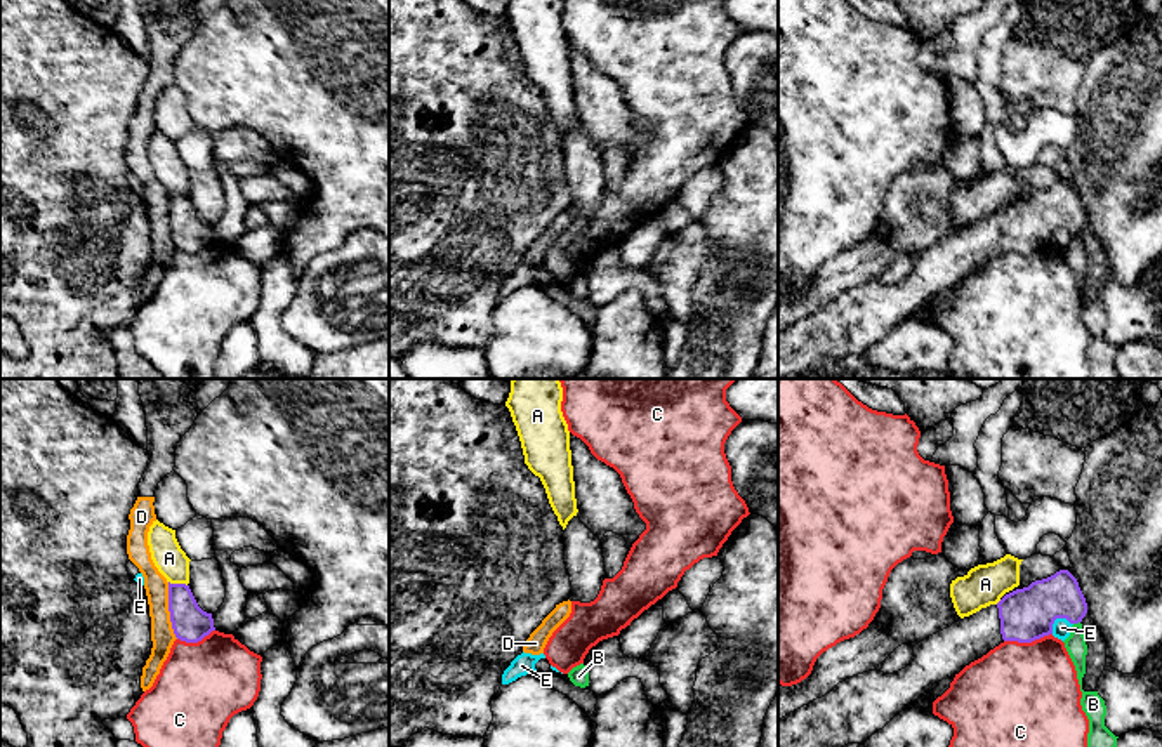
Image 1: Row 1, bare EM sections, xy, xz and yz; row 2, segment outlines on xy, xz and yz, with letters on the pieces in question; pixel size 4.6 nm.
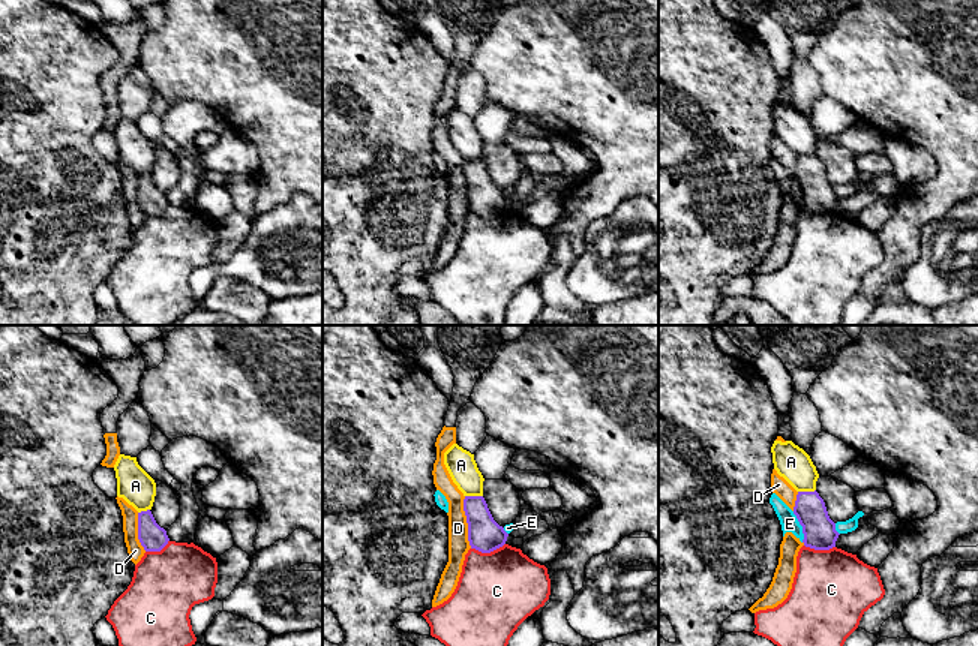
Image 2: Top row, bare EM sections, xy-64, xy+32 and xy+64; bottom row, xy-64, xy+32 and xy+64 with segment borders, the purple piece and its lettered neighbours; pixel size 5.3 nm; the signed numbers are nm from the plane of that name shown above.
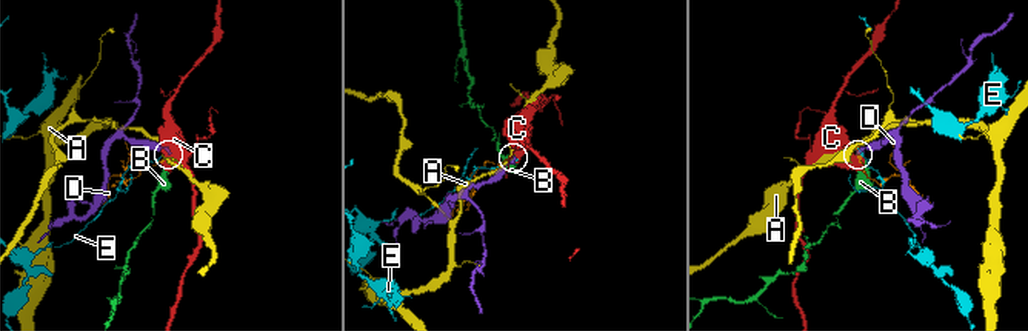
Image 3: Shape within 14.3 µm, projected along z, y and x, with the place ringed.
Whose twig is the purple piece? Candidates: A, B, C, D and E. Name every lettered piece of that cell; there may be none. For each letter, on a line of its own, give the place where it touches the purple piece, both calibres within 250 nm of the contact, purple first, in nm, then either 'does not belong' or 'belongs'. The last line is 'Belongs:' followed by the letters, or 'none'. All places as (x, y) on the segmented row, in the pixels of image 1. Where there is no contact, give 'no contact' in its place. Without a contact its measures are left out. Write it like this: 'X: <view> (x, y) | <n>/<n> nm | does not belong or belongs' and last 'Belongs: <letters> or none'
A: xy (178, 584) | 170/150 nm | does not belong
B: yz (1076, 622) | 240/100 nm | does not belong
C: yz (1027, 641) | 240/480 nm | does not belong
D: xy (169, 610) | 170/110 nm | does not belong
E: yz (1056, 617) | 240/90 nm | does not belong
Belongs: none

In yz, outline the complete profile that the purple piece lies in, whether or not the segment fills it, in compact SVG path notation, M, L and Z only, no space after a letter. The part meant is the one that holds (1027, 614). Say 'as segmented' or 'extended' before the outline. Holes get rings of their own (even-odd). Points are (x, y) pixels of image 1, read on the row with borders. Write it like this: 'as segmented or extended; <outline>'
extended; M1068 570L1035 580L917 643L905 669L853 676L778 719L778 747L865 744L934 683L959 674L1000 643L1032 643L1053 634L1056 618L1079 624L1086 613L1086 598Z

